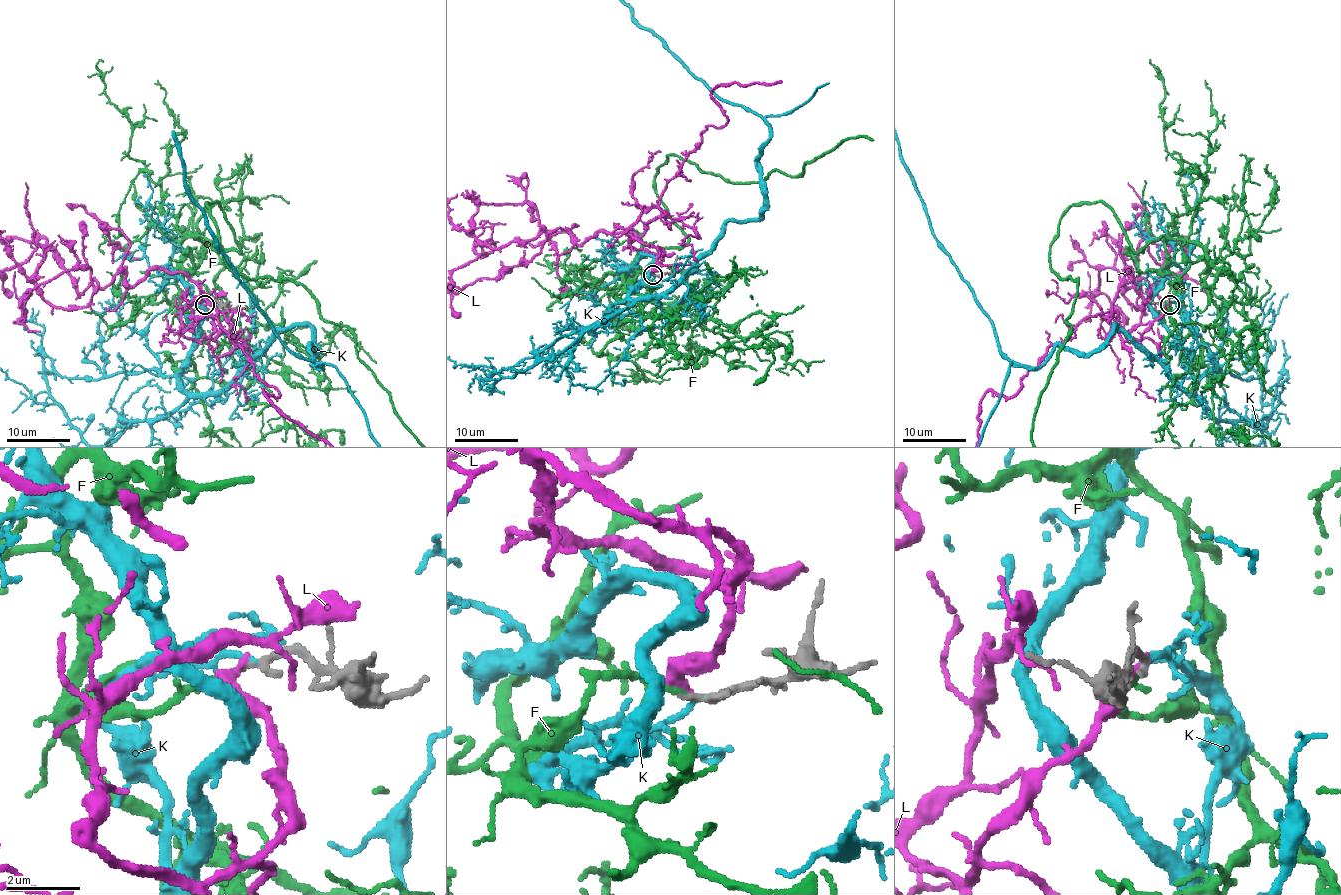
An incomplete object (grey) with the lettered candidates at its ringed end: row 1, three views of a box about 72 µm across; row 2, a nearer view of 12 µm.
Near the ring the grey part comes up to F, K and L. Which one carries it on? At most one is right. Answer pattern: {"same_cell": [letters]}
{"same_cell": ["F"]}

